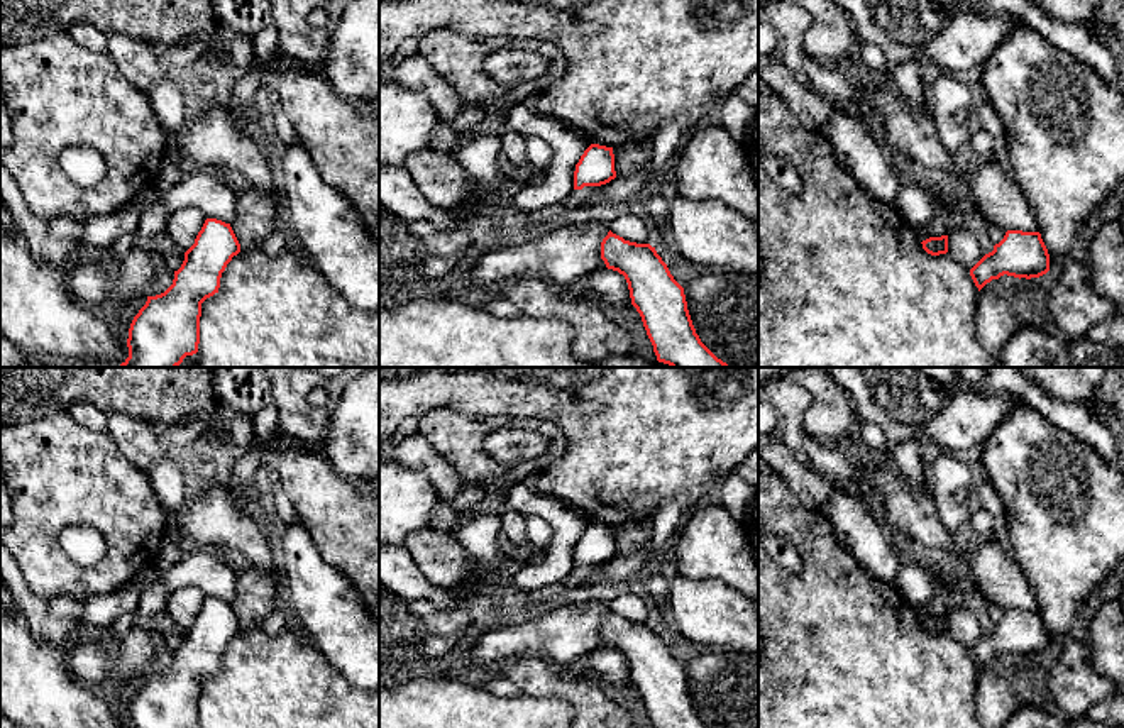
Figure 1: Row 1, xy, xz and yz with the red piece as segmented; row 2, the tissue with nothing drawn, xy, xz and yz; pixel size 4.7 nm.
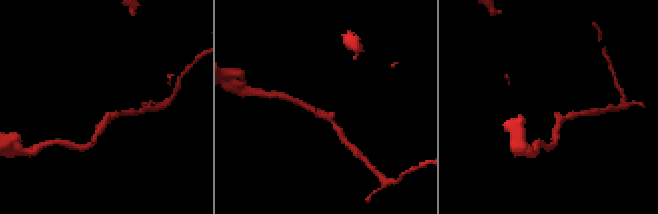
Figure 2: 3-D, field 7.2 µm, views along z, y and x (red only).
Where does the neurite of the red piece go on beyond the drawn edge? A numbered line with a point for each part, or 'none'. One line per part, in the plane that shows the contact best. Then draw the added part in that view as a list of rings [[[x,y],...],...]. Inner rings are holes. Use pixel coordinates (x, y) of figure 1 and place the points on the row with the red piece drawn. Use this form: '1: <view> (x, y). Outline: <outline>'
none

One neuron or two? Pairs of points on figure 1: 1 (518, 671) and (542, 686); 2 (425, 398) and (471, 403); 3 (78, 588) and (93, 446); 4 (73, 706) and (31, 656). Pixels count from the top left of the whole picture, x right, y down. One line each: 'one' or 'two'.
1: one
2: one
3: one
4: one

